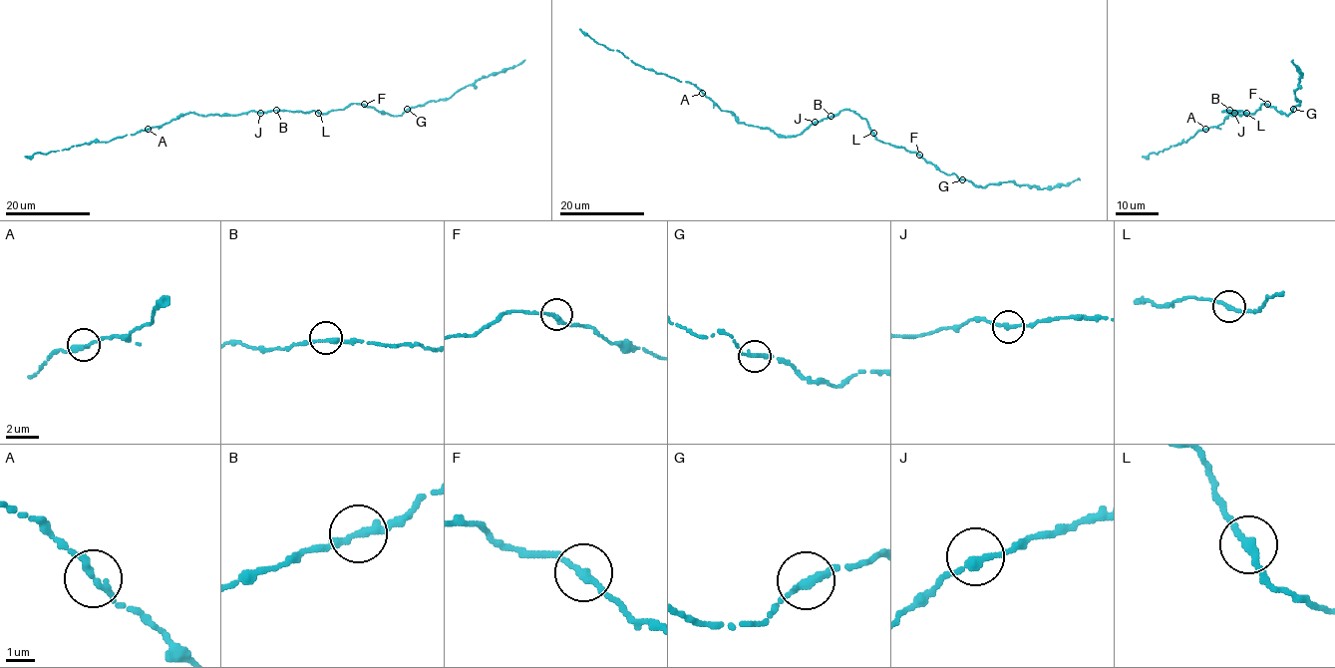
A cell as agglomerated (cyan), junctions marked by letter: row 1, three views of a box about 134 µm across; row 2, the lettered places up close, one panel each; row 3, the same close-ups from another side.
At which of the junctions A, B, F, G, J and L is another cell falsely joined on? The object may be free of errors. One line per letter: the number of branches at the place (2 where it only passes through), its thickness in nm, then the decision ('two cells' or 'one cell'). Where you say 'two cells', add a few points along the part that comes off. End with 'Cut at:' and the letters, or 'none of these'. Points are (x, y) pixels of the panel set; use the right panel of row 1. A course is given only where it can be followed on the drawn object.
A: branches 2; calibre 280 nm; one cell
B: branches 2; calibre 280 nm; one cell
F: branches 2; calibre 260 nm; one cell
G: branches 2; calibre 280 nm; one cell
J: branches 2; calibre 260 nm; one cell
L: branches 2; calibre 280 nm; one cell
Cut at: none of these

